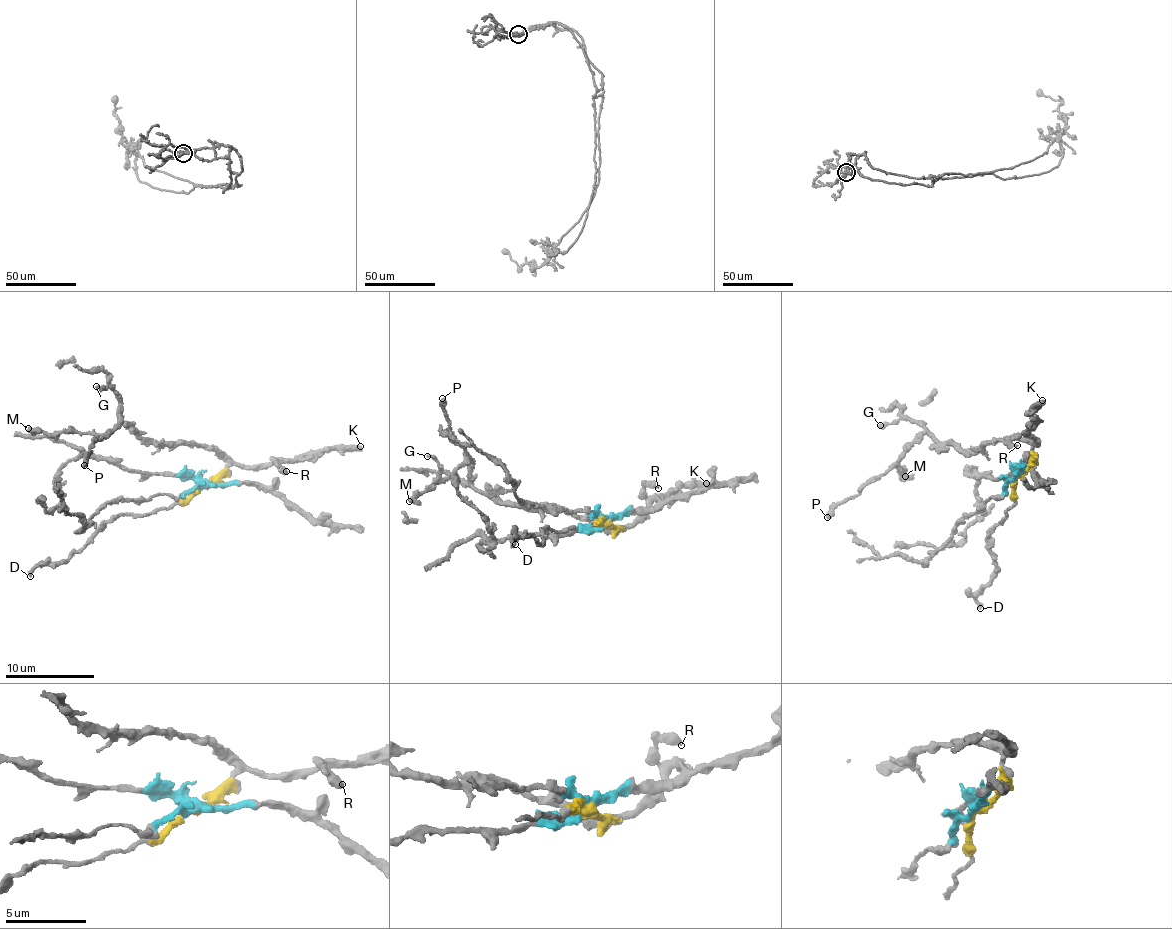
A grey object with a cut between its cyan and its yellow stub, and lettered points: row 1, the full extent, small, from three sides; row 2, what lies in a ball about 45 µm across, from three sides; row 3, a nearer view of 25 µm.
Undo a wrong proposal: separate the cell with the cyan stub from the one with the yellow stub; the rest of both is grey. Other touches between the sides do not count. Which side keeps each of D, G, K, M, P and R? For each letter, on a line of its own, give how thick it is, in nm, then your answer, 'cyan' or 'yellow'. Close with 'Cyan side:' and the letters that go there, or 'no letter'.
D: 300 nm | yellow
G: 280 nm | yellow
K: 500 nm | yellow
M: 360 nm | yellow
P: 400 nm | yellow
R: 440 nm | yellow
Cyan side: no letter

